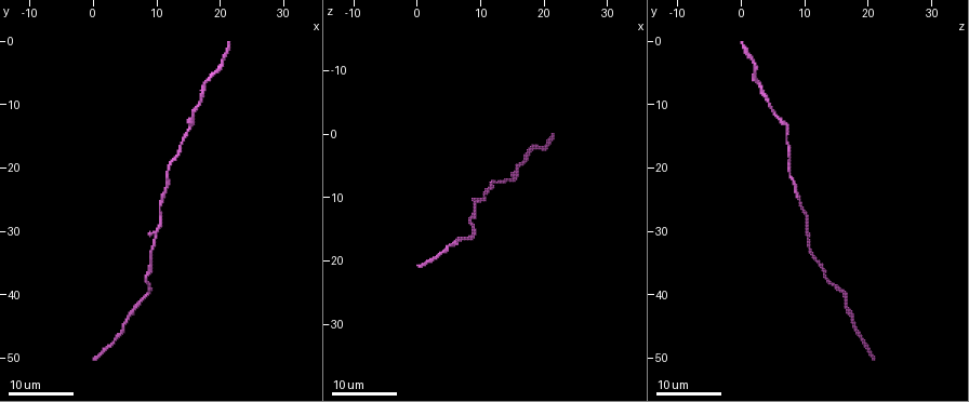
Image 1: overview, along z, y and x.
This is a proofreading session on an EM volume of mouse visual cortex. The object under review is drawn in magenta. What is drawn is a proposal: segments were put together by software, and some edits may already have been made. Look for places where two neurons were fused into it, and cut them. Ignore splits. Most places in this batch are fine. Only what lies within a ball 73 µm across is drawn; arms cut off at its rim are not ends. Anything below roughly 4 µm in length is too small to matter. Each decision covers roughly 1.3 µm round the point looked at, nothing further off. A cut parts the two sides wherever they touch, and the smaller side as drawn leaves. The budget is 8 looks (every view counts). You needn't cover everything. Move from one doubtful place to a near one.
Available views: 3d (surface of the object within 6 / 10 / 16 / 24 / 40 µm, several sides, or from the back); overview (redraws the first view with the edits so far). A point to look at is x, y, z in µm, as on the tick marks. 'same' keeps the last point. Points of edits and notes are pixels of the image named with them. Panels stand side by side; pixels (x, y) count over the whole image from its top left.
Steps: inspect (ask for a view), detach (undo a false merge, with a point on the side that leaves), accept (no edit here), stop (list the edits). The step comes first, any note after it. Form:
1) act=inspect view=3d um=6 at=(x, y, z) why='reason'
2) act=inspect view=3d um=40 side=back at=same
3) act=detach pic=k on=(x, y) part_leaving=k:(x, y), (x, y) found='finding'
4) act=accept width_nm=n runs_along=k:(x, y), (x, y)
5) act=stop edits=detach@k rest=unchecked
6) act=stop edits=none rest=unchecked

act=inspect view=3d um=16 at=(9.0, 36.0, 13.0) why='thick turns thin'

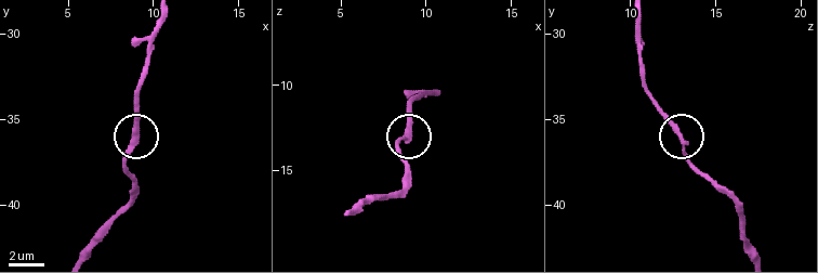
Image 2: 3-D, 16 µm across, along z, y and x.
act=inspect view=3d um=6 at=(8.9, 36.2, 13.0)

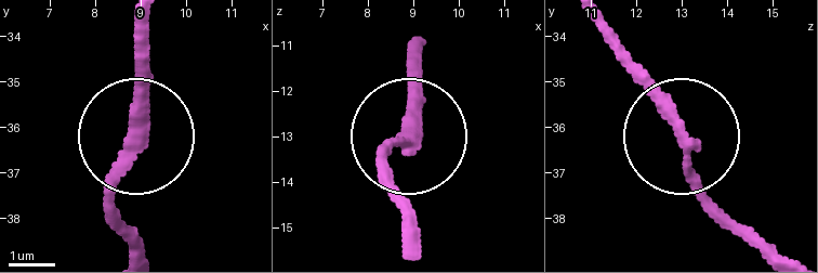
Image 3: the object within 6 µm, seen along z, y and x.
act=accept runs_along=3:(423, 49), (423, 119), (392, 146), (388, 181) found='one neuron here'

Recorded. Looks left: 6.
act=inspect view=3d um=24 at=(10.5, 30.0, 10.5) why='three arms meet'

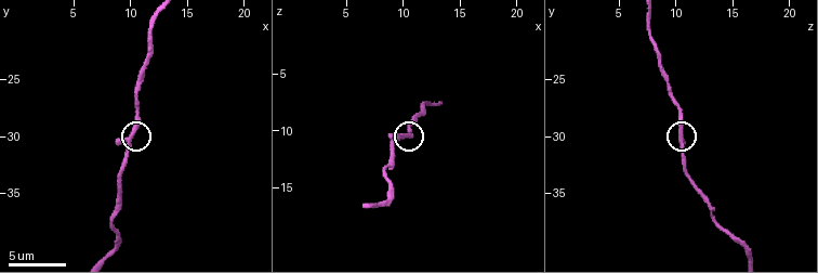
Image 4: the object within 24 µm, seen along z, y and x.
act=inspect view=3d um=10 at=(10.2, 30.0, 10.6) why='zoom in'

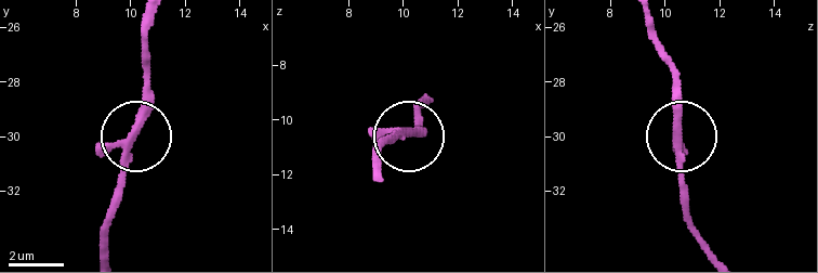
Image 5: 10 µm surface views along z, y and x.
act=accept arms=3 runs_along=5:(650, 22), (671, 75), (678, 198) found='continuous, no second neuron'

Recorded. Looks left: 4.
act=inspect view=3d um=6 at=(10.4, 25.8, 9.2)

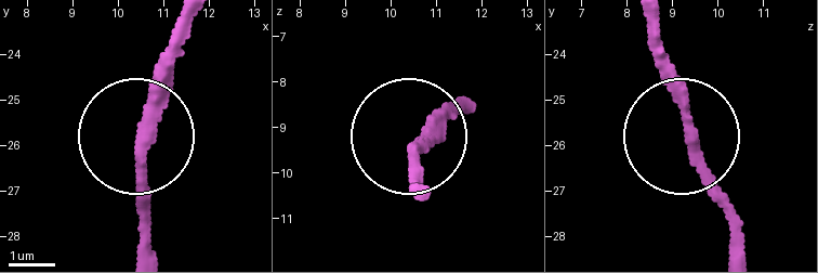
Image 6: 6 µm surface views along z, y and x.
act=inspect view=3d um=6 side=back at=(10.65, 25.80, 9.45)

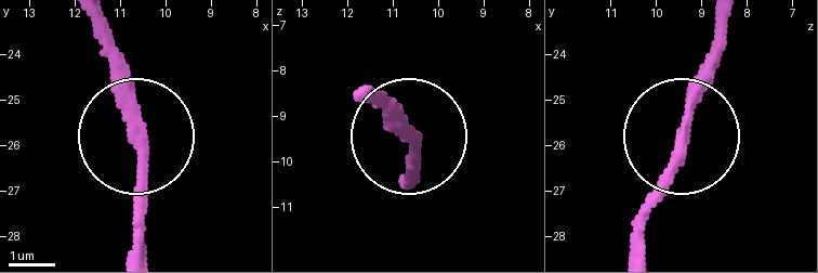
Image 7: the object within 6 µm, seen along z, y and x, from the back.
act=accept runs_along=7:(681, 129), (715, 31) found='continuous, no second neuron'

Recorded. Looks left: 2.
act=inspect view=3d um=10 at=(11.8, 20.8, 7.6) why='a narrow waist'

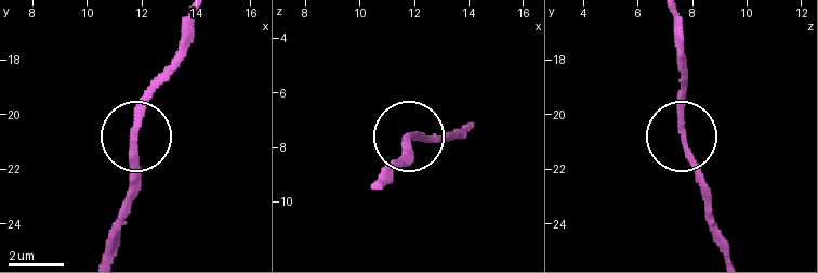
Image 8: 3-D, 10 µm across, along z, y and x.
act=accept runs_along=8:(725, 249), (684, 138), (684, 77) found='continuous, no second neuron'

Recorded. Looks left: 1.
act=stop edits=none rest=unchecked

